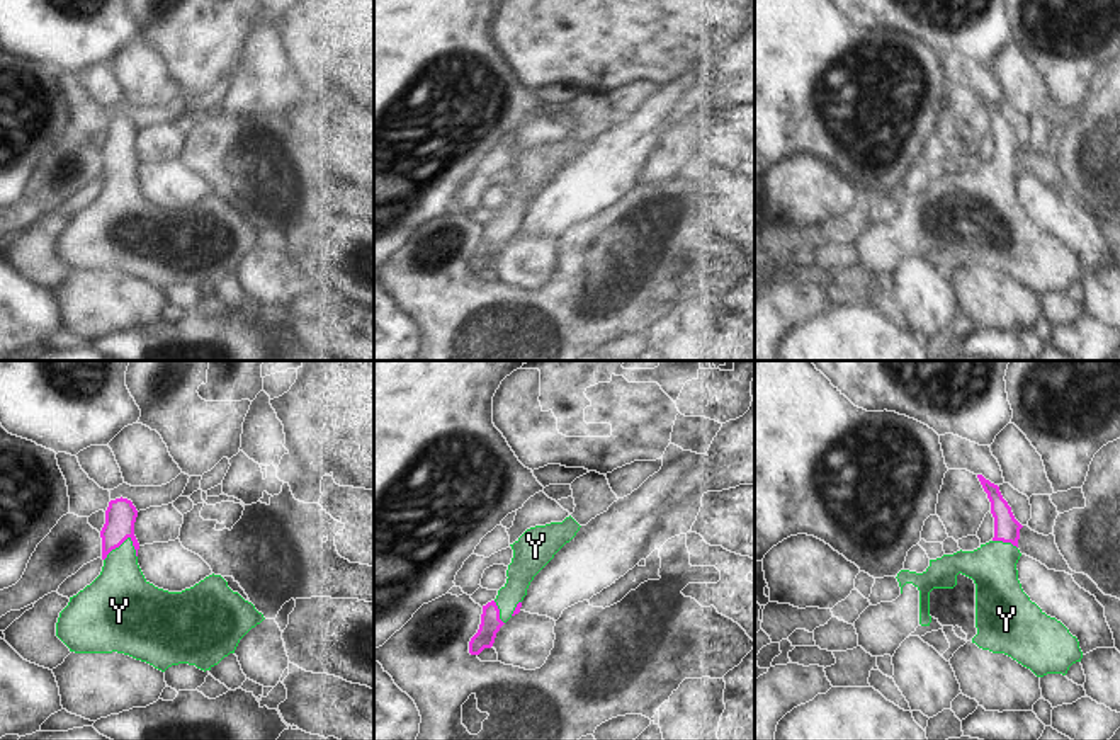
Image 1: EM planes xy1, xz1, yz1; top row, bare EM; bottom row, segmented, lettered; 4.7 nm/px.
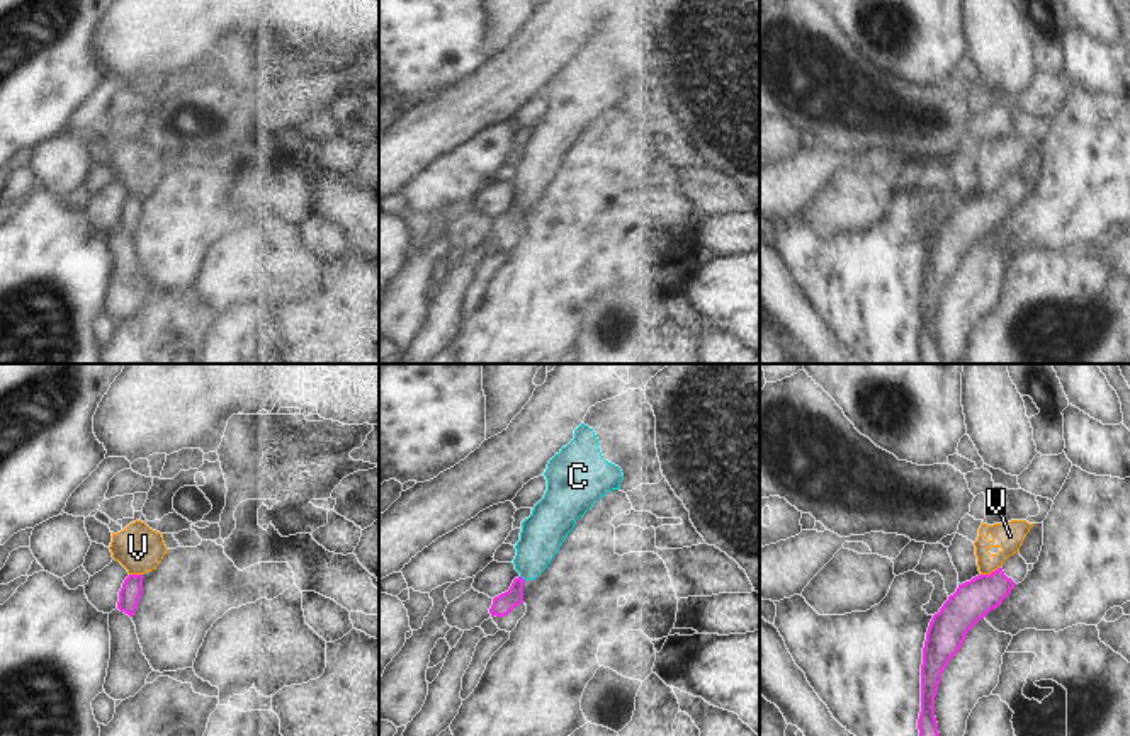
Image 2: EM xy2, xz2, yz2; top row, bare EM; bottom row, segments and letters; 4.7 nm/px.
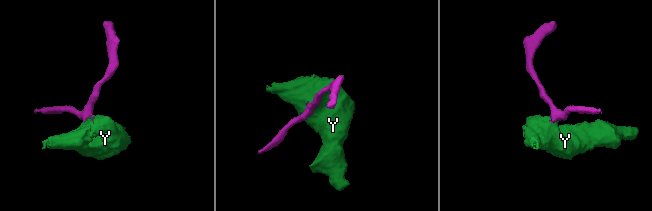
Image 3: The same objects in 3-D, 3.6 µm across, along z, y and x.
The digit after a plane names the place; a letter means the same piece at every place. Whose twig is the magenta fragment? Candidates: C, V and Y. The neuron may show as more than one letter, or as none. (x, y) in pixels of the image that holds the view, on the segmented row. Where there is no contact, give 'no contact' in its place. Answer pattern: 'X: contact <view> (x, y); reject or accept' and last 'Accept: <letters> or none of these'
C: contact xz2 (522, 578); reject
V: contact yz2 (991, 573); reject
Y: contact xy1 (116, 546); accept
Accept: Y

